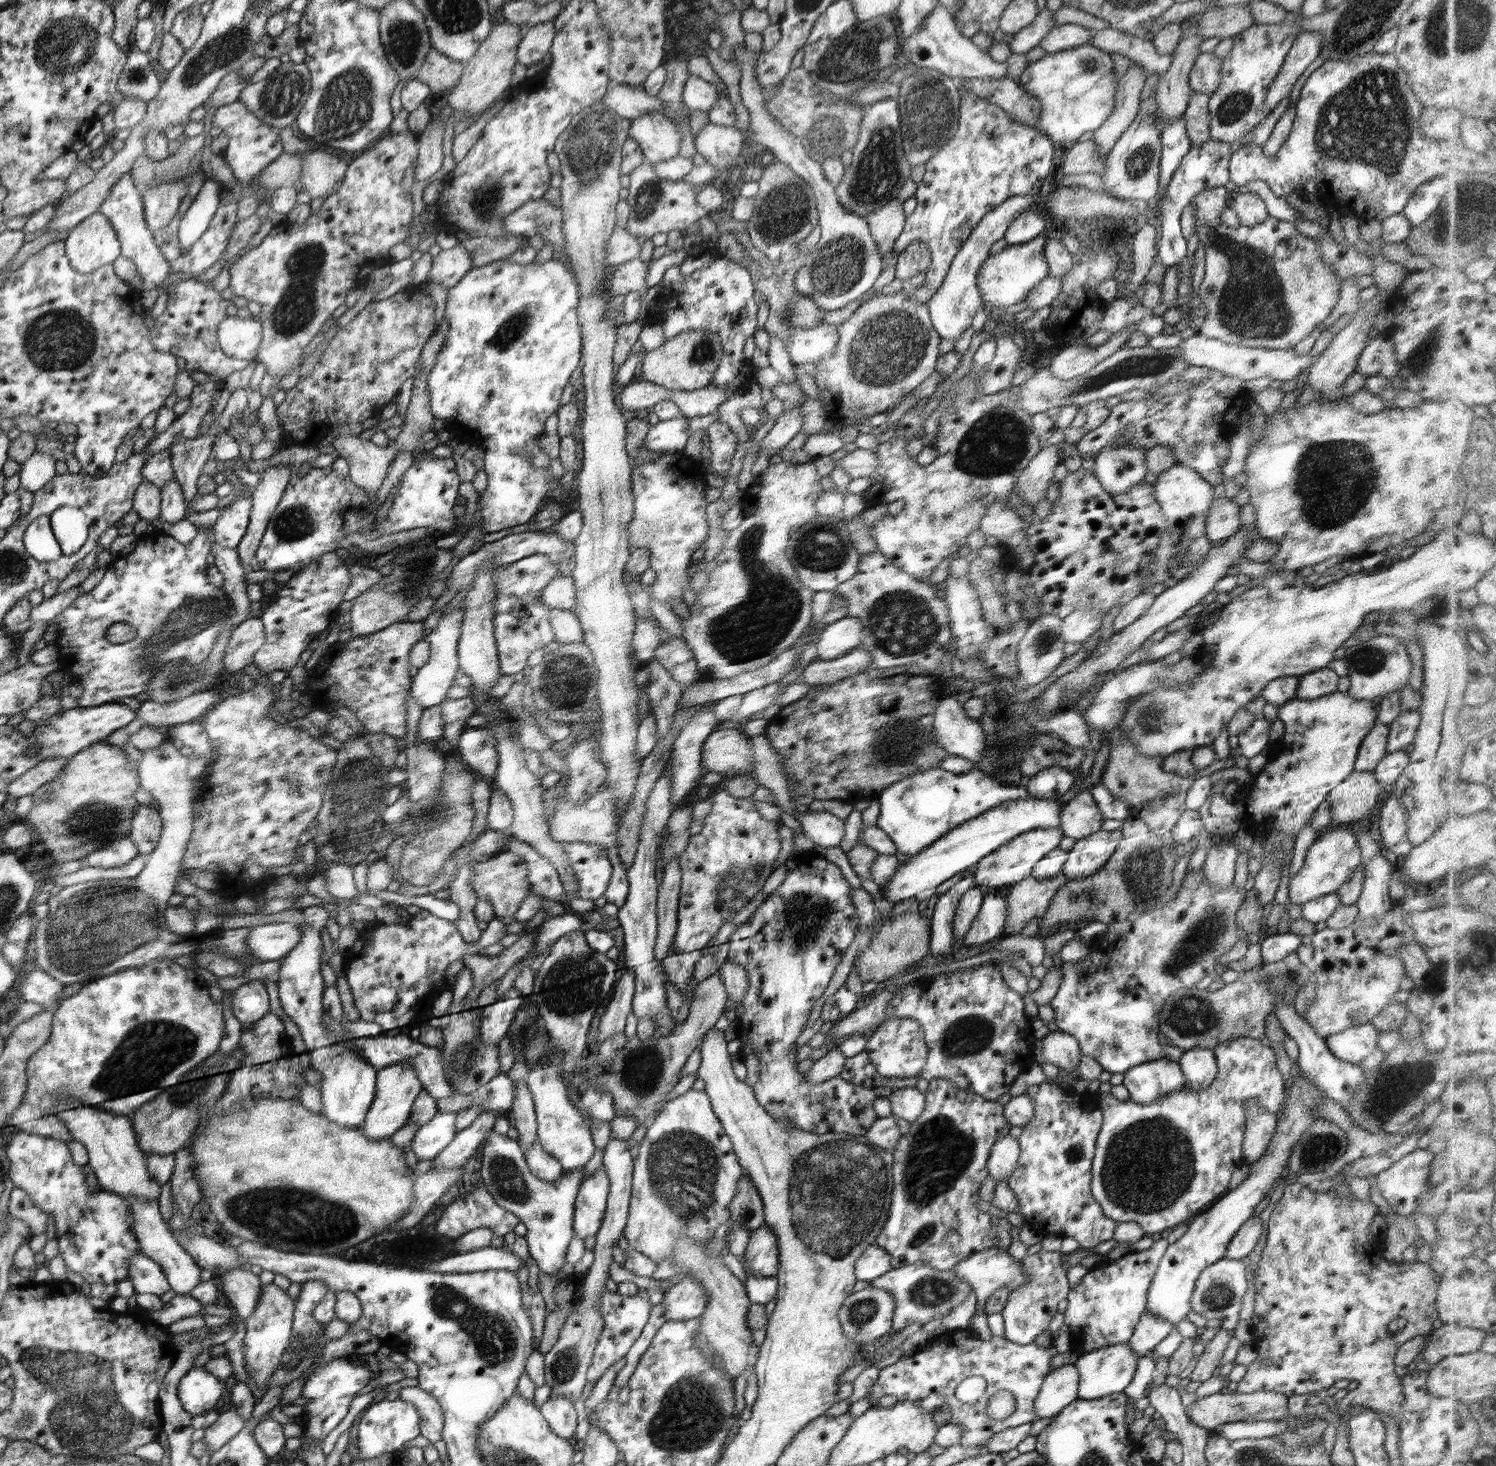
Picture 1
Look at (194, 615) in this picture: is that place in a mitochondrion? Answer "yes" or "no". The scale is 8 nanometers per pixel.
yes

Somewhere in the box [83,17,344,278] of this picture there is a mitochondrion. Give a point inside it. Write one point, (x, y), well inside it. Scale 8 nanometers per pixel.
(222, 51)

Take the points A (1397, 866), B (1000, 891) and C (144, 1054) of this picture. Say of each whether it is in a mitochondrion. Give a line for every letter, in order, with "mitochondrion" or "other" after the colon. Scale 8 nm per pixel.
A: other
B: other
C: mitochondrion

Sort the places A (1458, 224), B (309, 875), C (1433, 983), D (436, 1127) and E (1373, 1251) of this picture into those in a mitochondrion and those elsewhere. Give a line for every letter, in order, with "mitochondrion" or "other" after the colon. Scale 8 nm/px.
A: mitochondrion
B: other
C: other
D: other
E: other

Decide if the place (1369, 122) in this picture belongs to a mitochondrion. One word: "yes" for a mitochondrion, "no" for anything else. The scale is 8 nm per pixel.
yes

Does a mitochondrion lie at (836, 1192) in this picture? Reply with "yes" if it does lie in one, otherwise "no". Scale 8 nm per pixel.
yes

